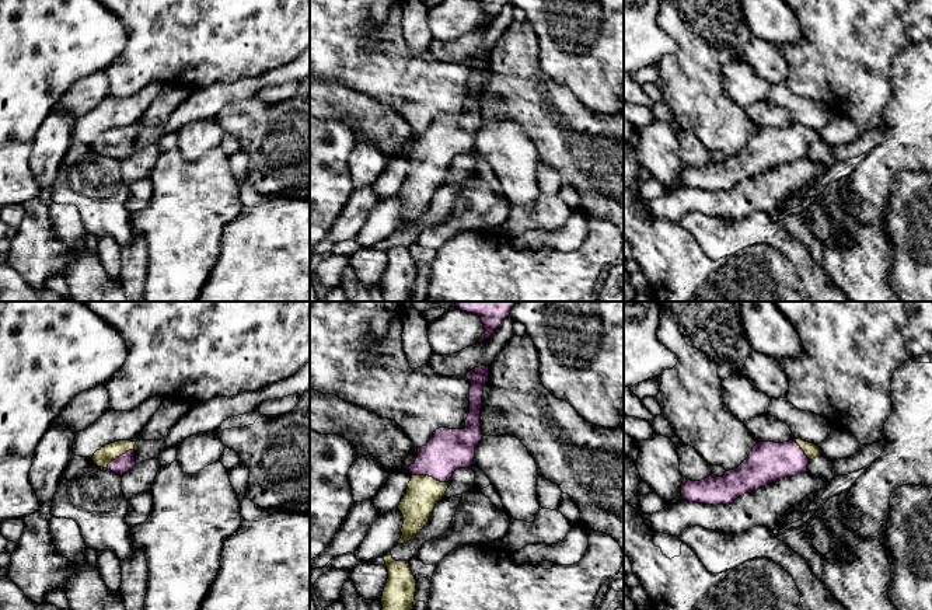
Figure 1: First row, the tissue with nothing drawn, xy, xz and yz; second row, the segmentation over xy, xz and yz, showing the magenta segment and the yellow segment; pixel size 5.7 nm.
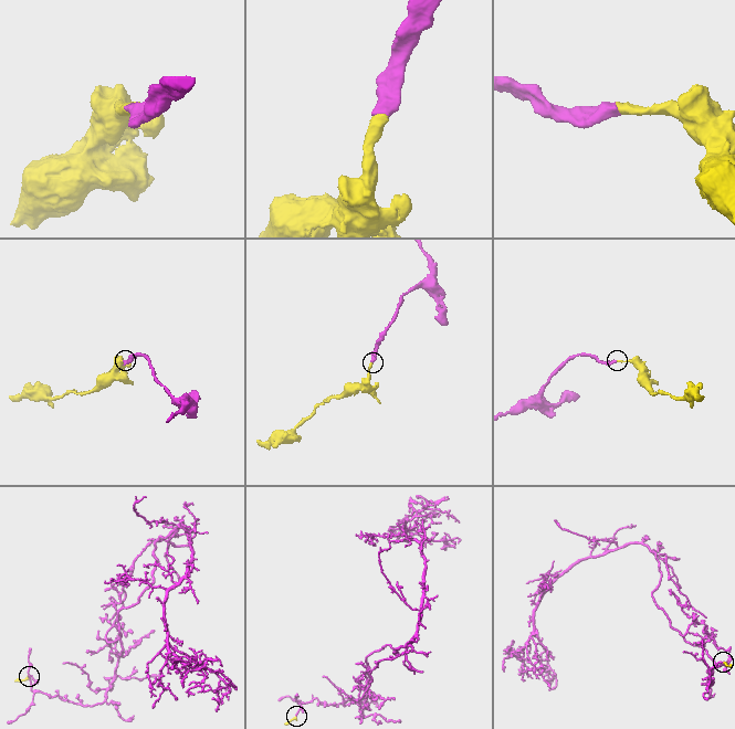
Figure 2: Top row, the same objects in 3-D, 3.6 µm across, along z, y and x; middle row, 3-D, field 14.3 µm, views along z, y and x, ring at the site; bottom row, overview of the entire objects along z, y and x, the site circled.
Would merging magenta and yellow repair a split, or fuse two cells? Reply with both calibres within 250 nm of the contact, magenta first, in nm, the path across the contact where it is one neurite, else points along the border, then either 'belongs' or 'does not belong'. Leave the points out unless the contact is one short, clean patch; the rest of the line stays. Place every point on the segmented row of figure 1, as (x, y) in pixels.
240/190 nm | across xz (447, 450), (436, 462), (430, 476), (423, 492) | belongs

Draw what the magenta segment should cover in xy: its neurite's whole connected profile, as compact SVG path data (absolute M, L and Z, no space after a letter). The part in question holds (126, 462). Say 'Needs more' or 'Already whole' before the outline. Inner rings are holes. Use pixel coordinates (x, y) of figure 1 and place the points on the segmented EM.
Needs more. M119 440L105 445L92 456L94 464L111 470L115 474L125 474L136 466L135 459L136 442Z

